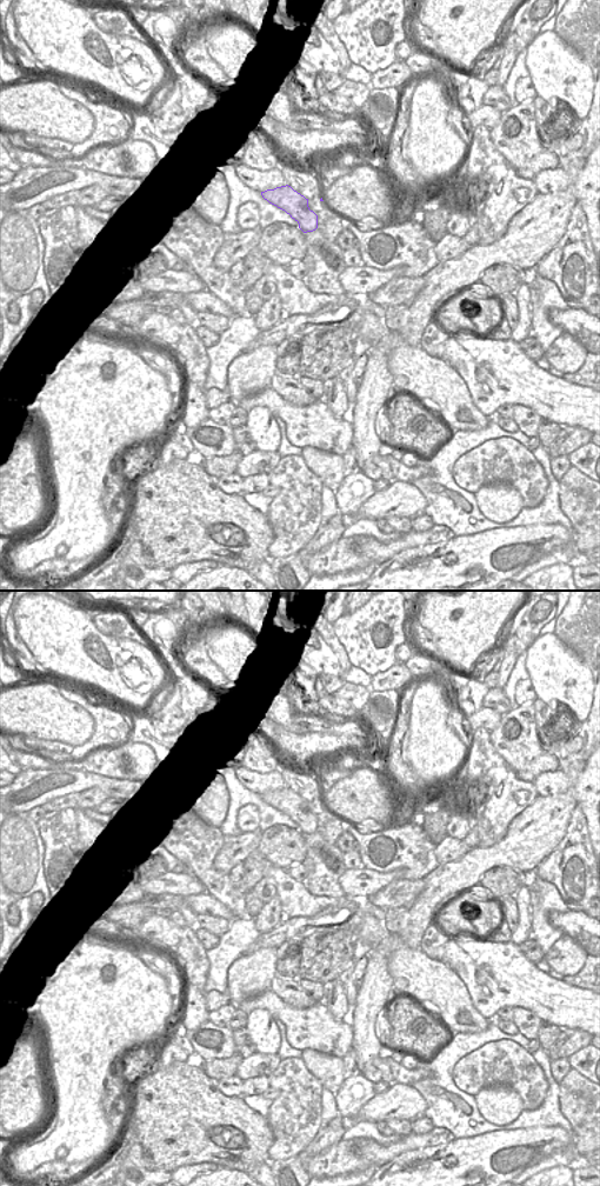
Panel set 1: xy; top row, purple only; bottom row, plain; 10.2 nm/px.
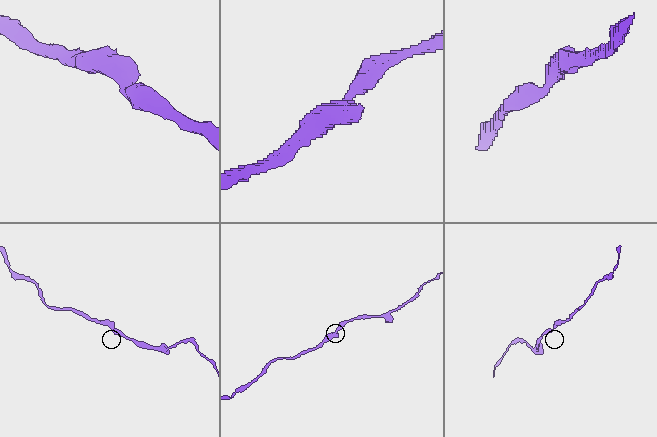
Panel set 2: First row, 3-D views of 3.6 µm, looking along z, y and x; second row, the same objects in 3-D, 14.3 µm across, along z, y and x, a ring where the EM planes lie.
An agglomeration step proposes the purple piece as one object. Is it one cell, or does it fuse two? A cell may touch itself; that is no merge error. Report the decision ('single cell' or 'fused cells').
single cell

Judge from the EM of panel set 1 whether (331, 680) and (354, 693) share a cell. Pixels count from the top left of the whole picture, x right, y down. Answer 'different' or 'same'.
different

